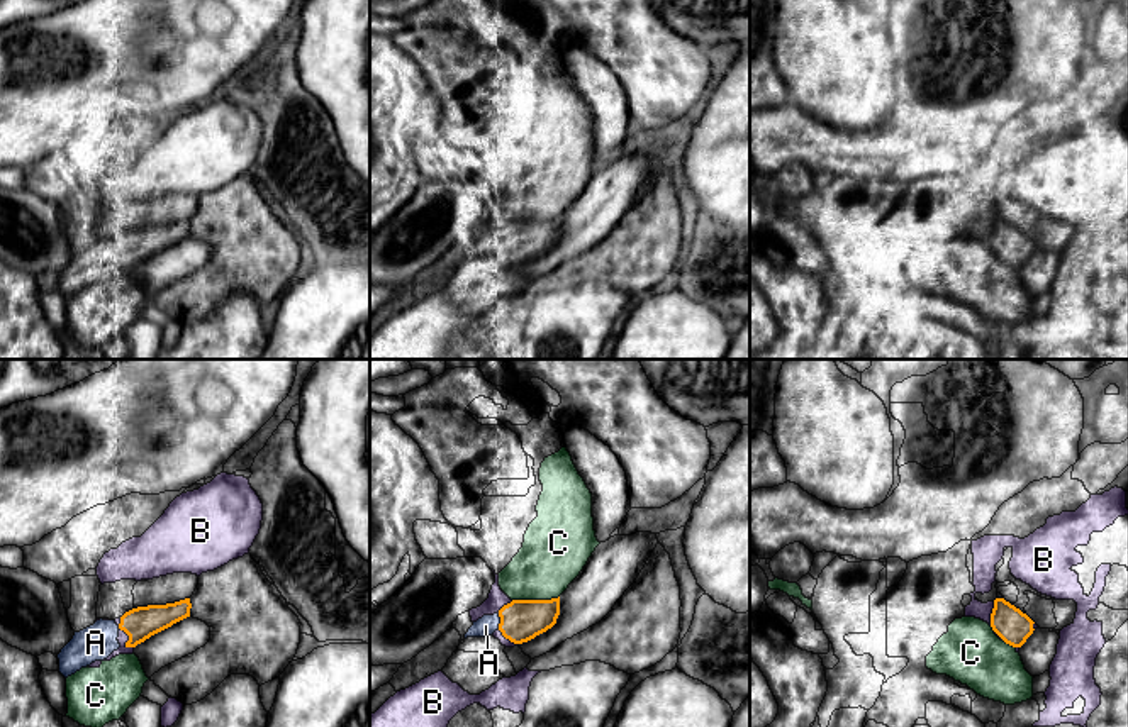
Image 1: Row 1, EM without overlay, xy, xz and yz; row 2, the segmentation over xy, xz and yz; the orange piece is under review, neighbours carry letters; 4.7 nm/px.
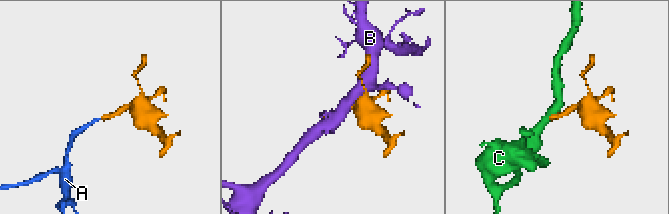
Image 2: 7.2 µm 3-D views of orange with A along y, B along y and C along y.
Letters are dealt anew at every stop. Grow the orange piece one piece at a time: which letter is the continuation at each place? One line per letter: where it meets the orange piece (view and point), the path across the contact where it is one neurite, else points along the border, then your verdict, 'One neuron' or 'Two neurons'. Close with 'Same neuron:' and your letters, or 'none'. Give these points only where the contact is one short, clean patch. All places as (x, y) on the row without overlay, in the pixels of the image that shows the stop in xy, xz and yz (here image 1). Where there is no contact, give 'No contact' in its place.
A: Touches orange at xz (501, 241). One neuron
B: Touches orange at xy (129, 260). Two neurons
C: Touches orange at xz (535, 221). Boundary: xz (558, 216), (513, 221). Two neurons
Same neuron: A

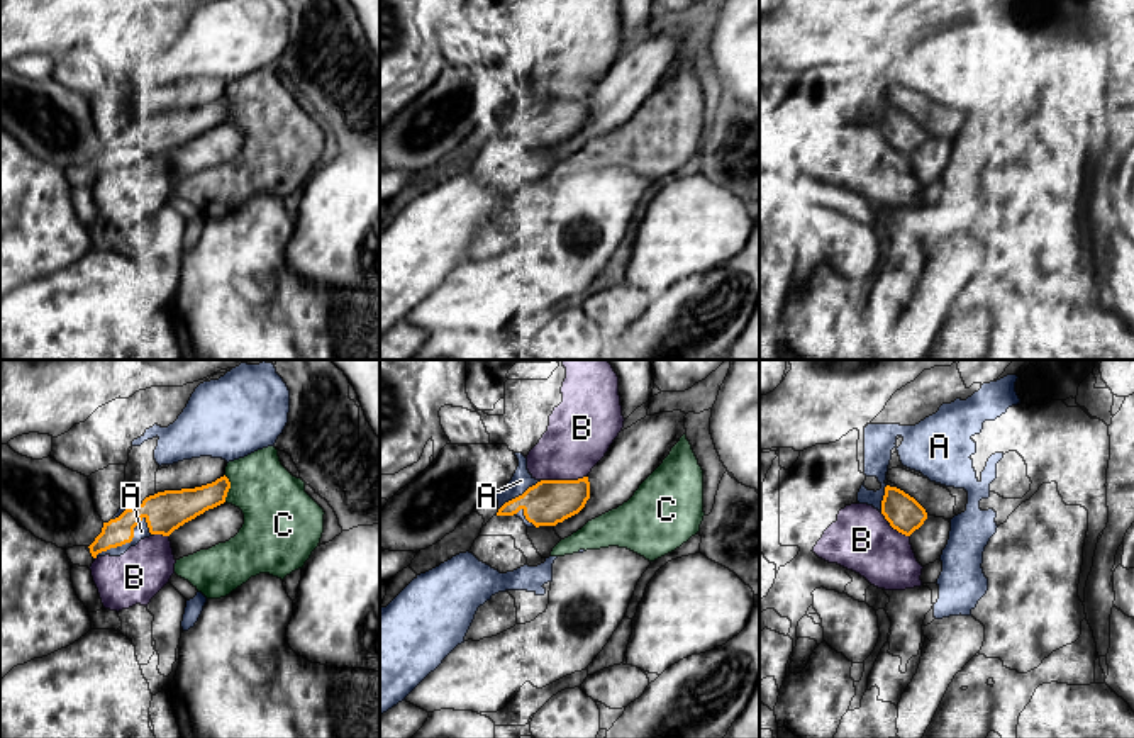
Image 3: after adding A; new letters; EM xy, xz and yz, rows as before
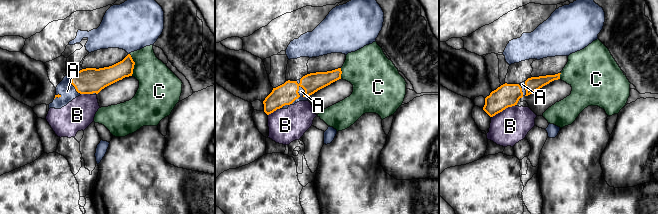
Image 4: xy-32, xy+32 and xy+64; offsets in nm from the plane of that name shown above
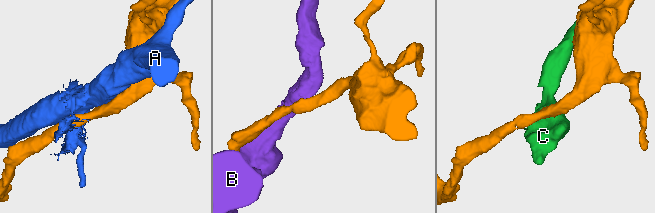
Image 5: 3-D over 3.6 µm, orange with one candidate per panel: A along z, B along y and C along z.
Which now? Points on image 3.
A: Touches orange at xy (124, 163). Two neurons
B: Touches orange at xz (563, 100). Two neurons
C: Touches orange at xy (229, 107). Two neurons
Same neuron: none

